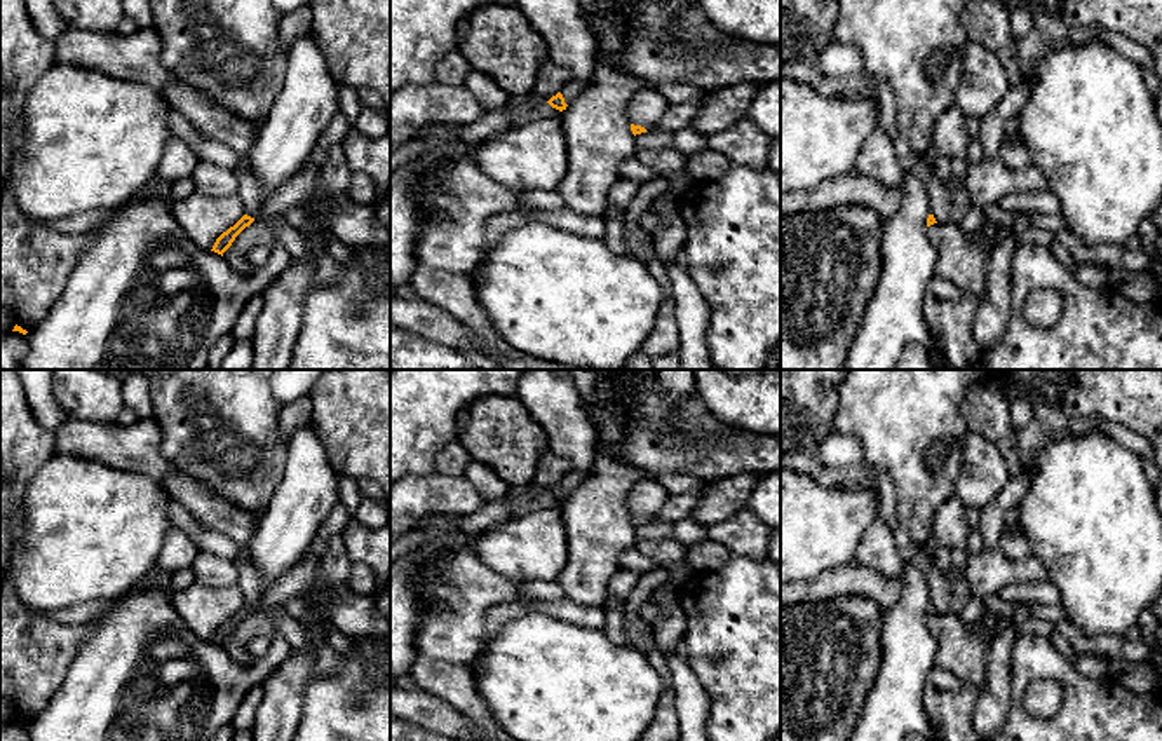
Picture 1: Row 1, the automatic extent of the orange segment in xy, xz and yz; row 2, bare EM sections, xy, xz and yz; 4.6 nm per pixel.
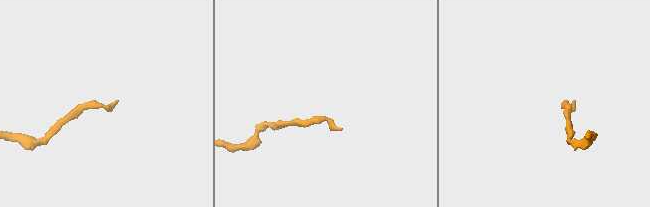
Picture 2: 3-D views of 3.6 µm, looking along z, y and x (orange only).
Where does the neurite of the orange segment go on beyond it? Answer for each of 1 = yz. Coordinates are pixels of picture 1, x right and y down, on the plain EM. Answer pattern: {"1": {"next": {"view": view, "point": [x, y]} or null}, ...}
{"1": {"next": null}}

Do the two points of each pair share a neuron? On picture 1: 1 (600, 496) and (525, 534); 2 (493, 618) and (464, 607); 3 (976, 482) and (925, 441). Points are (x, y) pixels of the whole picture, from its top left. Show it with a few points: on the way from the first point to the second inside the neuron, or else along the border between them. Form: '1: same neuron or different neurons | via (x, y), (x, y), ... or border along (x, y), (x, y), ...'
1: different neurons | border along (560, 508), (568, 555)
2: different neurons | border along (525, 600), (507, 600), (488, 612), (478, 656)
3: different neurons | border along (969, 431), (964, 441), (964, 464), (955, 494)

